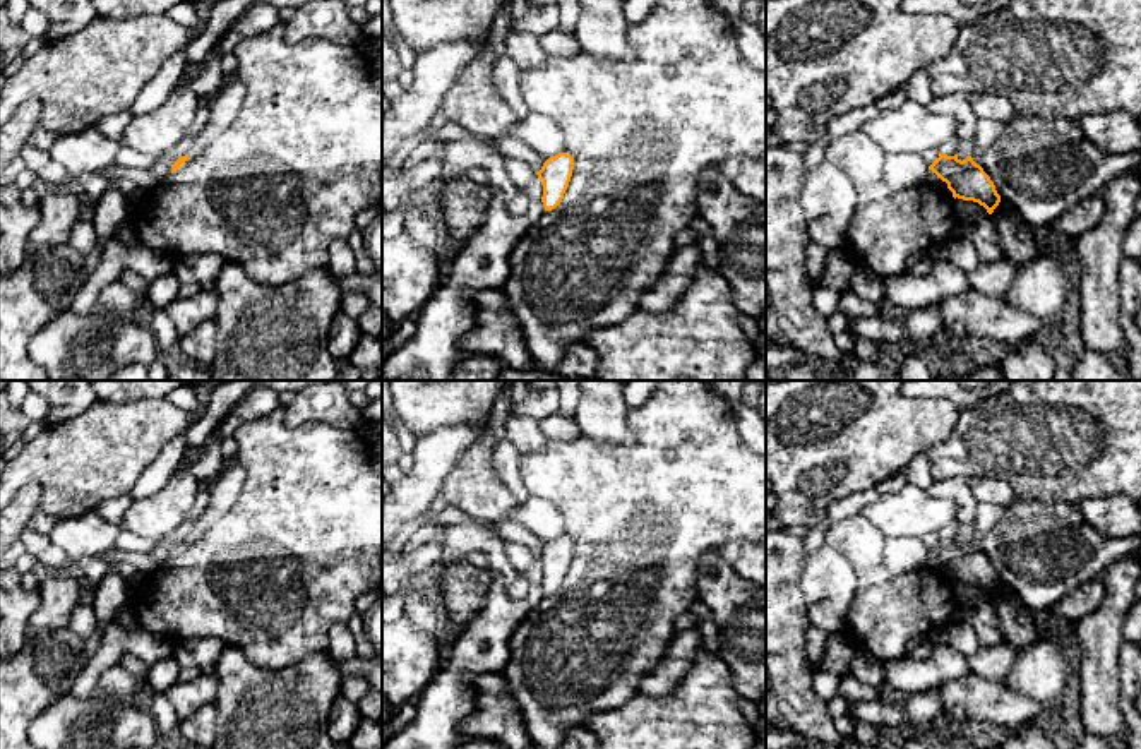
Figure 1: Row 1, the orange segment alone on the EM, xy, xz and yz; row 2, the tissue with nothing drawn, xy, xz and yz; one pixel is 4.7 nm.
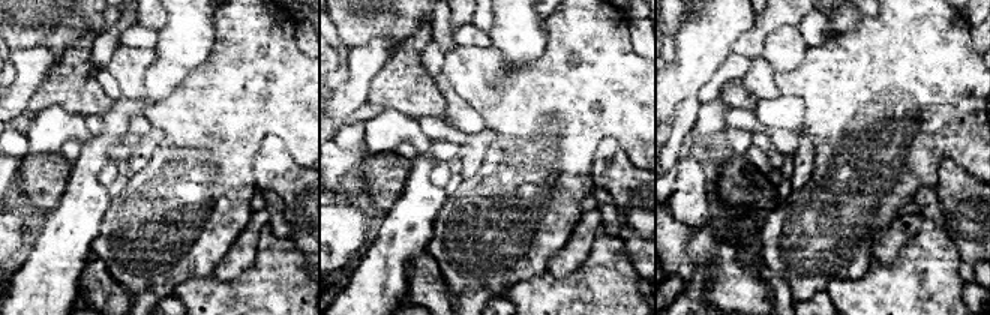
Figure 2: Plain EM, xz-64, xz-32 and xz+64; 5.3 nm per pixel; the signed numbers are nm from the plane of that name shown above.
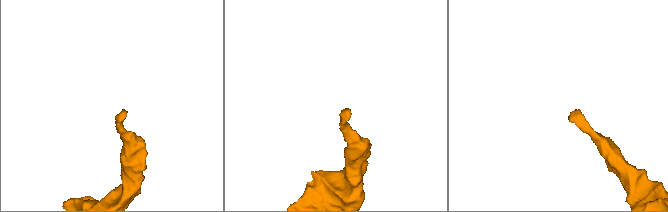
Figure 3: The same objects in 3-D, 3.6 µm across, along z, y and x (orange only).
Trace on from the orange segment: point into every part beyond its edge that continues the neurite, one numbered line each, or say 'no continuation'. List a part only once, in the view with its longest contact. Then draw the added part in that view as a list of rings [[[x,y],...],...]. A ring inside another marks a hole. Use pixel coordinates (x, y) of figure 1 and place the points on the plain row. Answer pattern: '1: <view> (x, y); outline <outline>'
no continuation

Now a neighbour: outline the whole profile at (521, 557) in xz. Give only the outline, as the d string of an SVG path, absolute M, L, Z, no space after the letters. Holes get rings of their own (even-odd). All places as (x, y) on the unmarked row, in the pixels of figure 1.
M507 543L505 552L507 552L512 566L519 572L524 571L531 564L531 560L535 559L535 555L531 554L529 548L519 547L519 545Z

